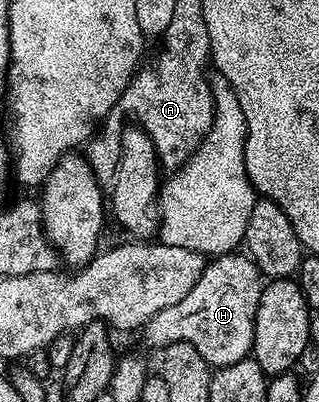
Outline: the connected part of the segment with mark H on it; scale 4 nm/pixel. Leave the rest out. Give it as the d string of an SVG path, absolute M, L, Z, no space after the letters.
M237 251L213 257L189 293L174 307L166 307L166 311L158 311L158 315L151 317L143 325L142 334L156 351L162 351L170 343L185 341L196 348L209 367L238 363L252 351L261 288L262 274L251 256Z

